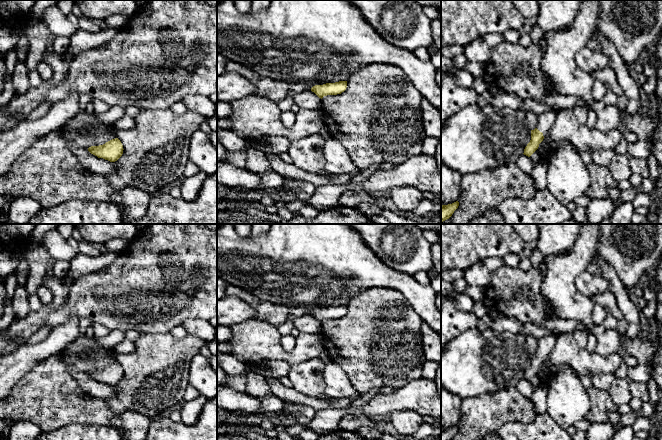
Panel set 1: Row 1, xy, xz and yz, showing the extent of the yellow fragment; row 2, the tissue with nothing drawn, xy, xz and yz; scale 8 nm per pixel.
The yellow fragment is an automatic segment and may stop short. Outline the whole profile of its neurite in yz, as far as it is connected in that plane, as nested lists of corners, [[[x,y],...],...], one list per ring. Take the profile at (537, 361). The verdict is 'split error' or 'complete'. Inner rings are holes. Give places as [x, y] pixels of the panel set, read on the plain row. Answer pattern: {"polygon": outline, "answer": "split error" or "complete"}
{"polygon": [[[547,336],[538,340],[536,352],[531,354],[531,364],[524,373],[524,379],[530,381],[539,371],[544,361],[549,357],[556,344],[556,337]]], "answer": "split error"}

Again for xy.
{"polygon": [[[118,362],[112,363],[103,369],[88,372],[91,378],[110,386],[117,385],[122,380],[123,374],[123,369]]], "answer": "complete"}

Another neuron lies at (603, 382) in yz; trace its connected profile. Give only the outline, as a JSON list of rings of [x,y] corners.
[[[609,373],[605,375],[592,375],[590,376],[590,379],[592,381],[593,387],[608,391],[610,386],[615,381],[616,376],[614,373]]]

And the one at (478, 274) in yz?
[[[477,261],[464,270],[463,277],[465,278],[468,286],[487,288],[492,278],[492,272],[483,263],[483,261]]]

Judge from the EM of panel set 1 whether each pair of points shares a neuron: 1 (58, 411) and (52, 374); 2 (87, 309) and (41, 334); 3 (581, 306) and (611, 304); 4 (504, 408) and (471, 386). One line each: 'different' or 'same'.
1: same
2: different
3: different
4: different

